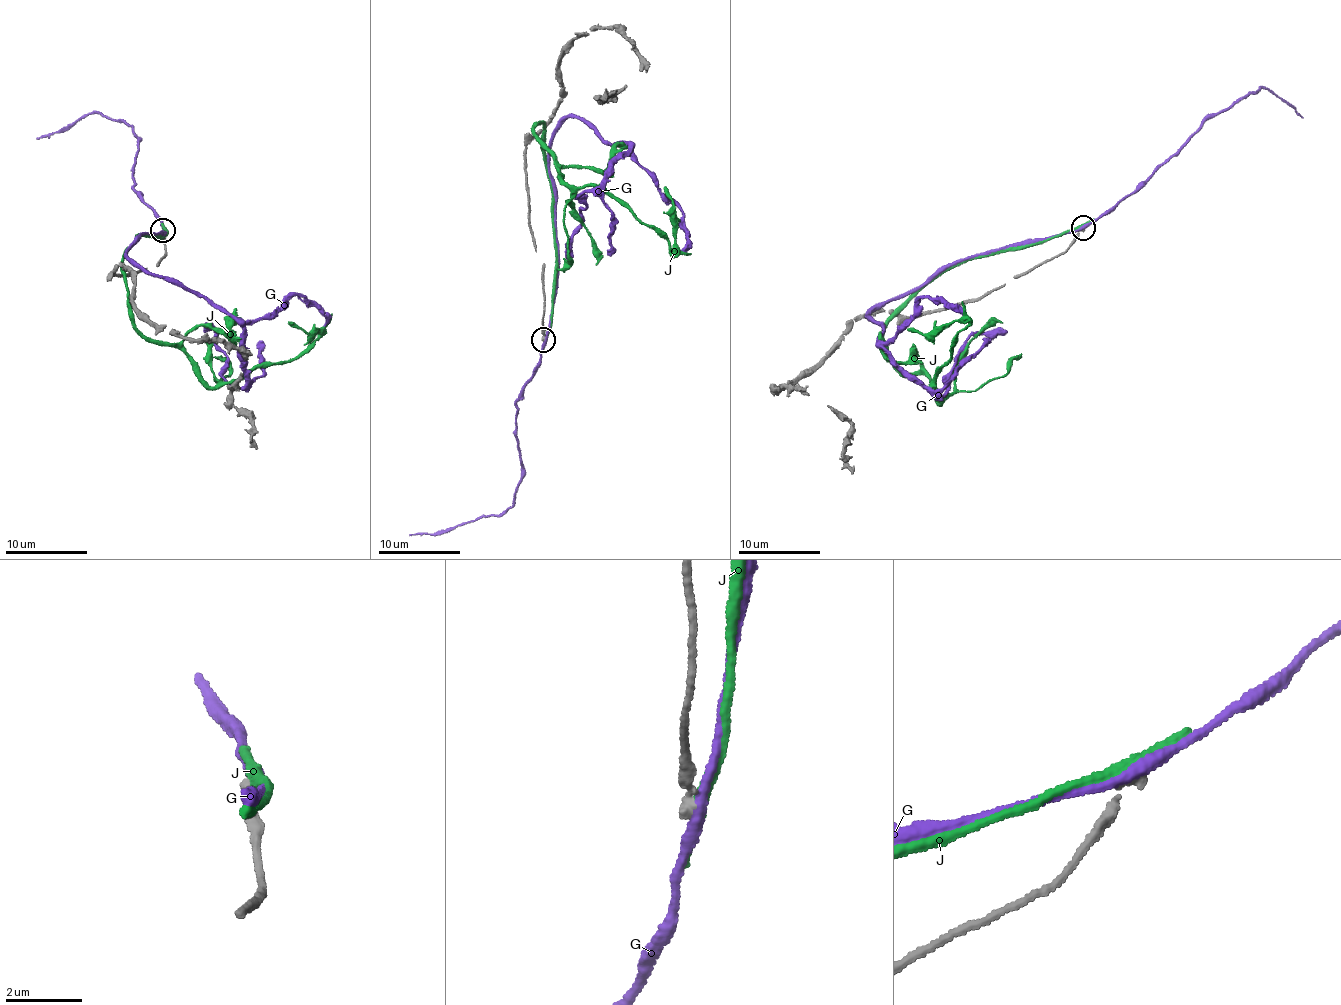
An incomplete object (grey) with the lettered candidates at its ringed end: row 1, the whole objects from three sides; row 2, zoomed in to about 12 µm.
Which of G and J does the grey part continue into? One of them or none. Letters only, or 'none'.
none

